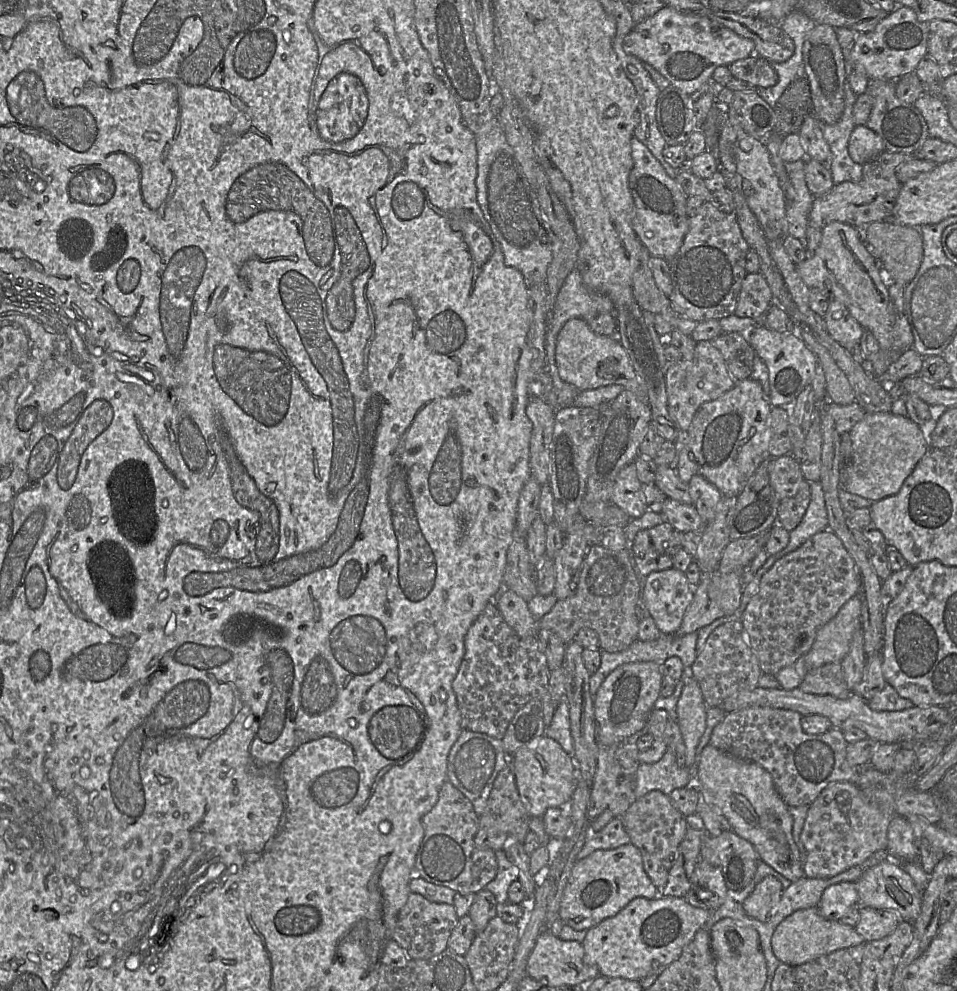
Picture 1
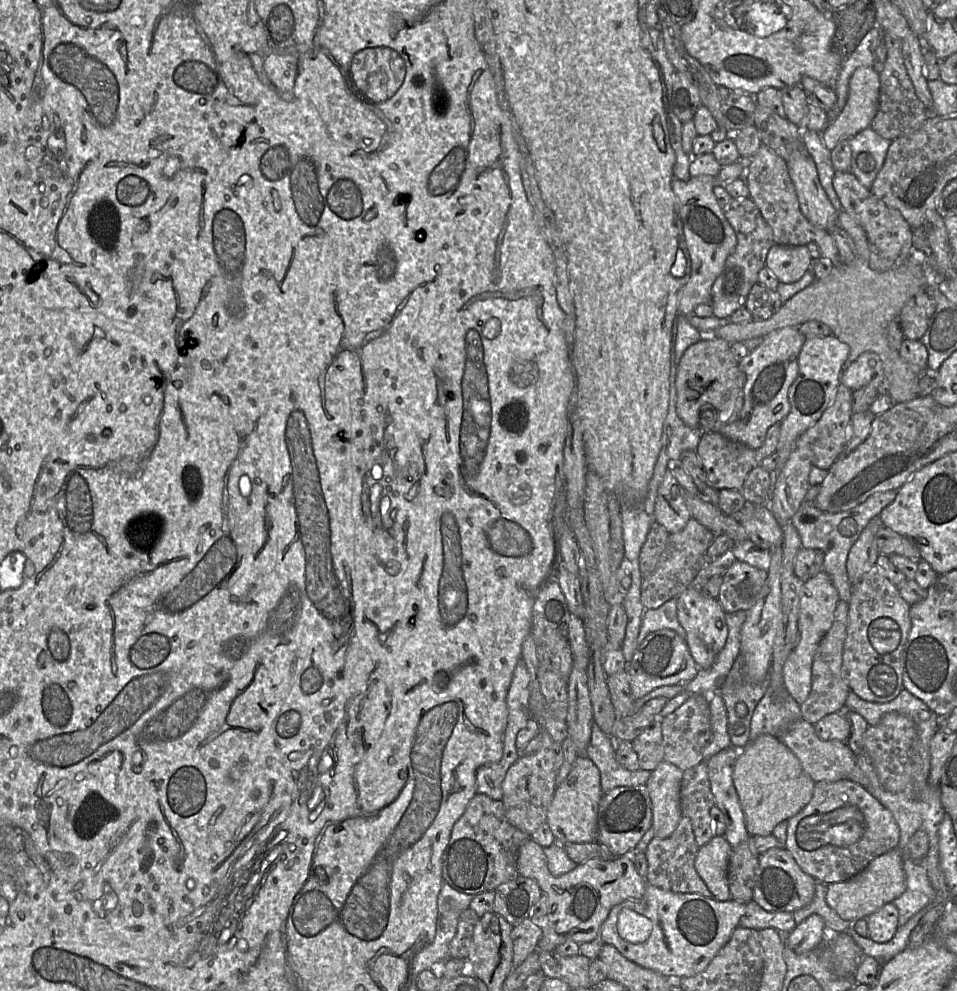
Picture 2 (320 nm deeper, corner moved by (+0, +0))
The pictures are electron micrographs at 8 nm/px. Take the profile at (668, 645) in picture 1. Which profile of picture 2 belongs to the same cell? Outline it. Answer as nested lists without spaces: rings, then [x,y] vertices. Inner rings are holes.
[[[671,598],[657,608],[645,610],[637,636],[637,643],[641,643],[649,633],[664,628],[673,630],[684,637],[685,631],[677,618],[676,598]]]

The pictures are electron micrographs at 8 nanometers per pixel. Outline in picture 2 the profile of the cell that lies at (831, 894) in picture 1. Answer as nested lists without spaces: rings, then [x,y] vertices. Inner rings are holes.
[[[812,914],[788,934],[787,943],[795,953],[801,954],[823,943],[829,934],[823,918],[818,914]]]

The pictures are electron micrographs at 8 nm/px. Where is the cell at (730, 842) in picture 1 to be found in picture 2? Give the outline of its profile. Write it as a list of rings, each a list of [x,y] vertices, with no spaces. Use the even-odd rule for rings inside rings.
[[[784,847],[770,848],[758,855],[752,901],[769,912],[793,912],[811,902],[815,884],[816,880],[801,870],[788,850]]]

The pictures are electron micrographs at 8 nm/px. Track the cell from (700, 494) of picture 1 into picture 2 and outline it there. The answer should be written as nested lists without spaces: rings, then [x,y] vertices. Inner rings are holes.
[[[704,432],[696,453],[702,463],[708,486],[741,491],[749,472],[760,465],[755,450],[730,440],[719,432]]]

